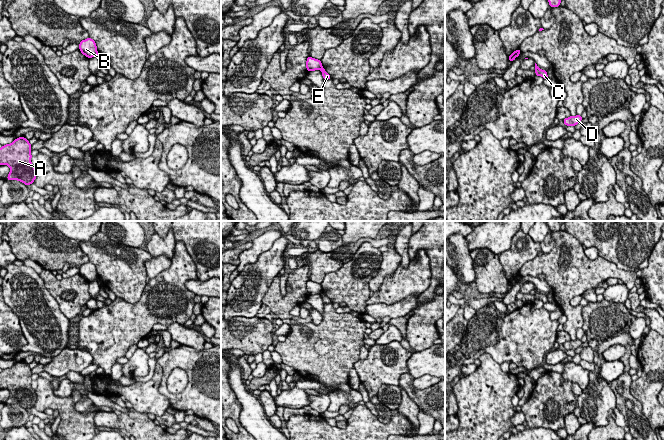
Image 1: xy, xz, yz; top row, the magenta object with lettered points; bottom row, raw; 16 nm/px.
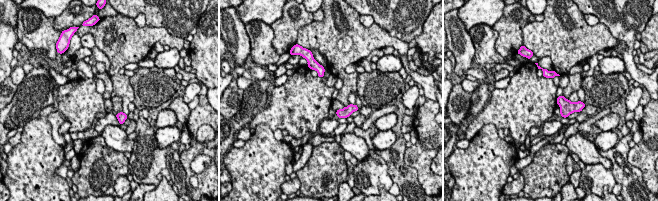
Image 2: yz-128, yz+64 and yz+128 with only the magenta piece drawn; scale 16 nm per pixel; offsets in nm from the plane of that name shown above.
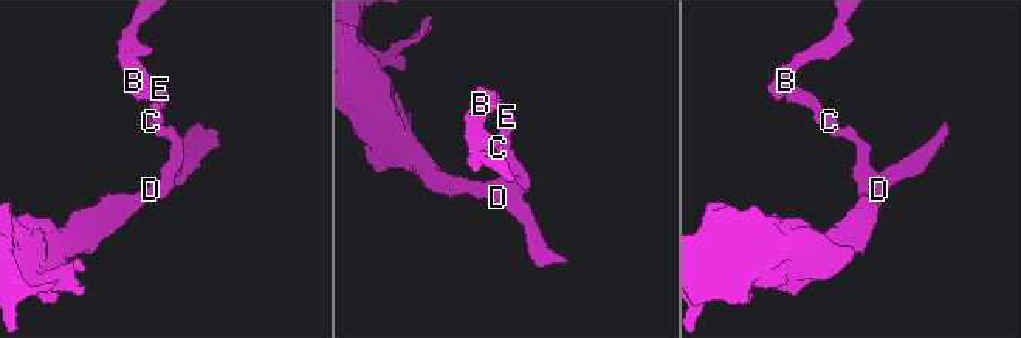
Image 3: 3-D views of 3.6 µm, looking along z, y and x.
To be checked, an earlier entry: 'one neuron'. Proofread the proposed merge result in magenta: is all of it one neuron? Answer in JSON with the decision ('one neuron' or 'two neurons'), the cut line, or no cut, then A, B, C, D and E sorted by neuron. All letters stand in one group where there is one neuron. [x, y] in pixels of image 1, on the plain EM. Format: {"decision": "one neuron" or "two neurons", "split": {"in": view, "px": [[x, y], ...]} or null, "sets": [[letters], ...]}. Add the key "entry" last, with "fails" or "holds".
{"decision": "two neurons", "split": {"in": "xz", "px": [[322, 291], [320, 293]]}, "sets": [["A", "C", "D", "E"], ["B"]], "entry": "fails"}

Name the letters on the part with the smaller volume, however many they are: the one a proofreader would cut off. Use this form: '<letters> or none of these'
B

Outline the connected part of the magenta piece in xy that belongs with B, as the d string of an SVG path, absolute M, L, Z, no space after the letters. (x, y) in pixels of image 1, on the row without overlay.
M87 262L85 264L82 264L79 267L79 274L83 279L85 279L87 282L92 282L94 280L98 280L97 270L93 263Z

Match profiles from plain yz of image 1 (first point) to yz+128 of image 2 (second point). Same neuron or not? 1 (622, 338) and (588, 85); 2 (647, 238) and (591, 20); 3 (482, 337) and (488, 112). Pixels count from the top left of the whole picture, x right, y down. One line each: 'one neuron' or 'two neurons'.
1: two neurons
2: two neurons
3: two neurons

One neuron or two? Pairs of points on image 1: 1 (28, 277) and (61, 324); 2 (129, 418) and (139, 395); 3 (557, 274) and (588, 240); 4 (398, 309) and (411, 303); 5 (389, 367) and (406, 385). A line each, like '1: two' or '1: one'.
1: one
2: two
3: two
4: one
5: two

